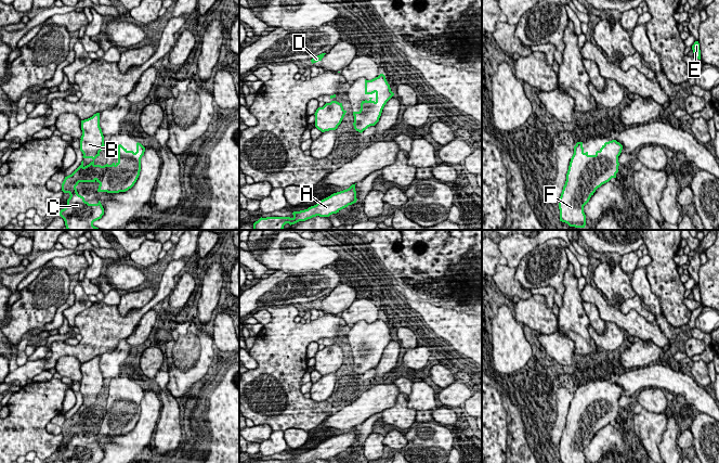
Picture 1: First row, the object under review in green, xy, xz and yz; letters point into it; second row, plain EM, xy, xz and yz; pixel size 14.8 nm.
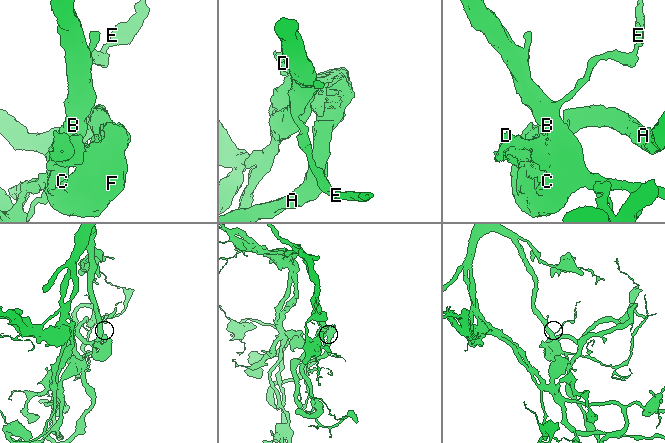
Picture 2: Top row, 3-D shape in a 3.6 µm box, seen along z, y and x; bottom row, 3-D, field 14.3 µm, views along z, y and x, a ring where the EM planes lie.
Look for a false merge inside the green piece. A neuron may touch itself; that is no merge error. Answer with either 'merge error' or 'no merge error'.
no merge error

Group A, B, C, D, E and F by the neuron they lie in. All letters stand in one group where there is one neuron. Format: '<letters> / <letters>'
A B C D E F

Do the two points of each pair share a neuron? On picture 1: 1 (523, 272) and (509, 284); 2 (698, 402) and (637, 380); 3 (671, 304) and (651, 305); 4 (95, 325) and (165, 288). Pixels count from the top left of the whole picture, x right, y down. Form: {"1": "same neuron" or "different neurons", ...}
{"1": "different neurons", "2": "same neuron", "3": "different neurons", "4": "same neuron"}

